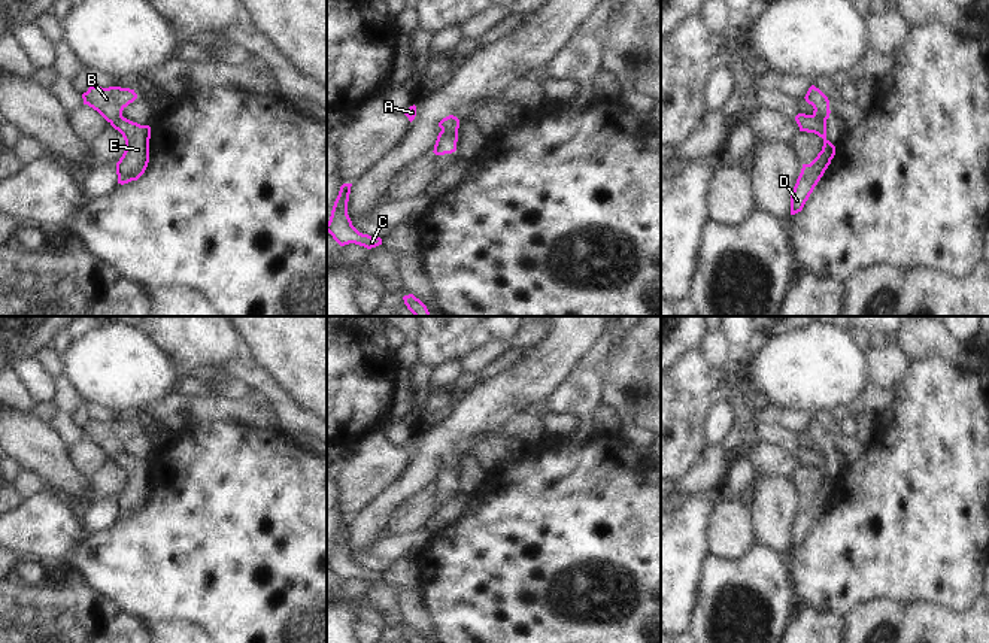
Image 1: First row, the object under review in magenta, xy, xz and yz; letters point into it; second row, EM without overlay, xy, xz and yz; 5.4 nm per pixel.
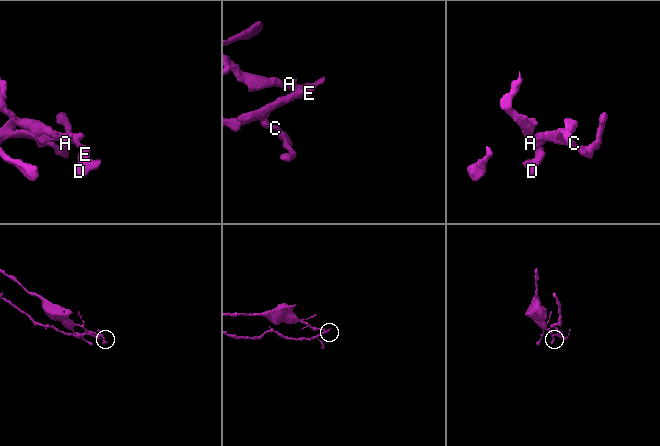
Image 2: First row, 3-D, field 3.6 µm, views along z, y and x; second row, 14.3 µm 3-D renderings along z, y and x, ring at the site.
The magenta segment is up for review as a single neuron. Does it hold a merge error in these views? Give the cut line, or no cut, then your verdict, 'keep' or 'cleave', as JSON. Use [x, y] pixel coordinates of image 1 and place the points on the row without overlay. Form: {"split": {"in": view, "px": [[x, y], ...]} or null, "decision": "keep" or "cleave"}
{"split": {"in": "xz", "px": [[442, 463], [457, 473]]}, "decision": "cleave"}

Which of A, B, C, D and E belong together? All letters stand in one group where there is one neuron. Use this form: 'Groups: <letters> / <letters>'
Groups: A D E / B C

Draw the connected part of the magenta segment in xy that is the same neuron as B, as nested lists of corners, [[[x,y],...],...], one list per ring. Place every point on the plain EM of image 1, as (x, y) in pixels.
[[[94,421],[82,428],[84,439],[97,445],[107,457],[122,452],[122,445],[137,433],[134,424],[121,421]]]

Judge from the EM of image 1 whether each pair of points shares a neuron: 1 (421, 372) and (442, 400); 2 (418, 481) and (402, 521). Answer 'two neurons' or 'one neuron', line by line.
1: one neuron
2: two neurons

